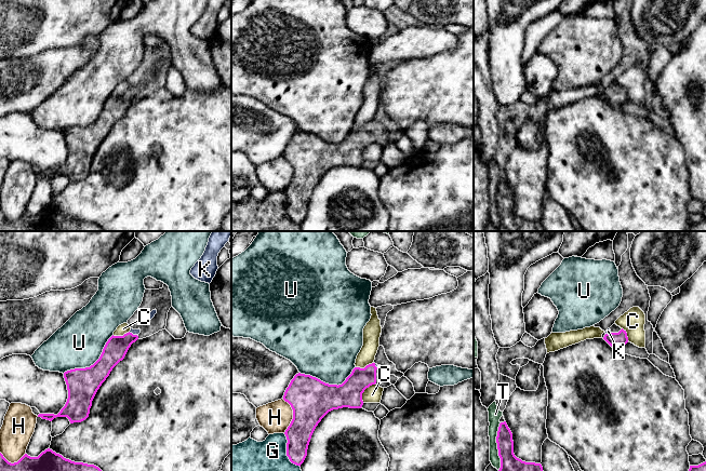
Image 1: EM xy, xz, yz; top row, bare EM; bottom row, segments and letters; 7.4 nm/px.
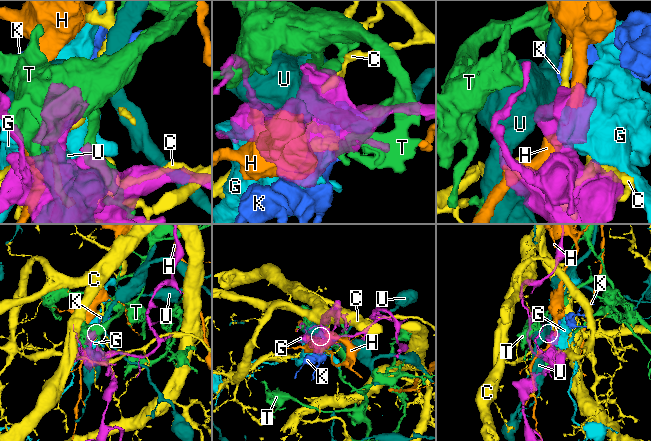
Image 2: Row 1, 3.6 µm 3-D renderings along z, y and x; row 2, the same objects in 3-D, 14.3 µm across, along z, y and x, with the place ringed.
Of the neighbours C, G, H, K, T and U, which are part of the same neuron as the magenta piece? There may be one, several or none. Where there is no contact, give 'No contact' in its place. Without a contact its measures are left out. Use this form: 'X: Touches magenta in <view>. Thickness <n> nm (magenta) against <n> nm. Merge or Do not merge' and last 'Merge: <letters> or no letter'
C: Touches magenta in xz. Thickness 190 nm (magenta) against 130 nm. Do not merge
G: Touches magenta in xz. Thickness 190 nm (magenta) against 460 nm. Do not merge
H: Touches magenta in xz. Thickness 320 nm (magenta) against 240 nm. Do not merge
K: Touches magenta in xy. Thickness 170 nm (magenta) against 50 nm. Merge
T: Touches magenta in yz. Thickness 220 nm (magenta) against 100 nm. Do not merge
U: Touches magenta in xy. Thickness 240 nm (magenta) against 360 nm. Do not merge
Merge: K

